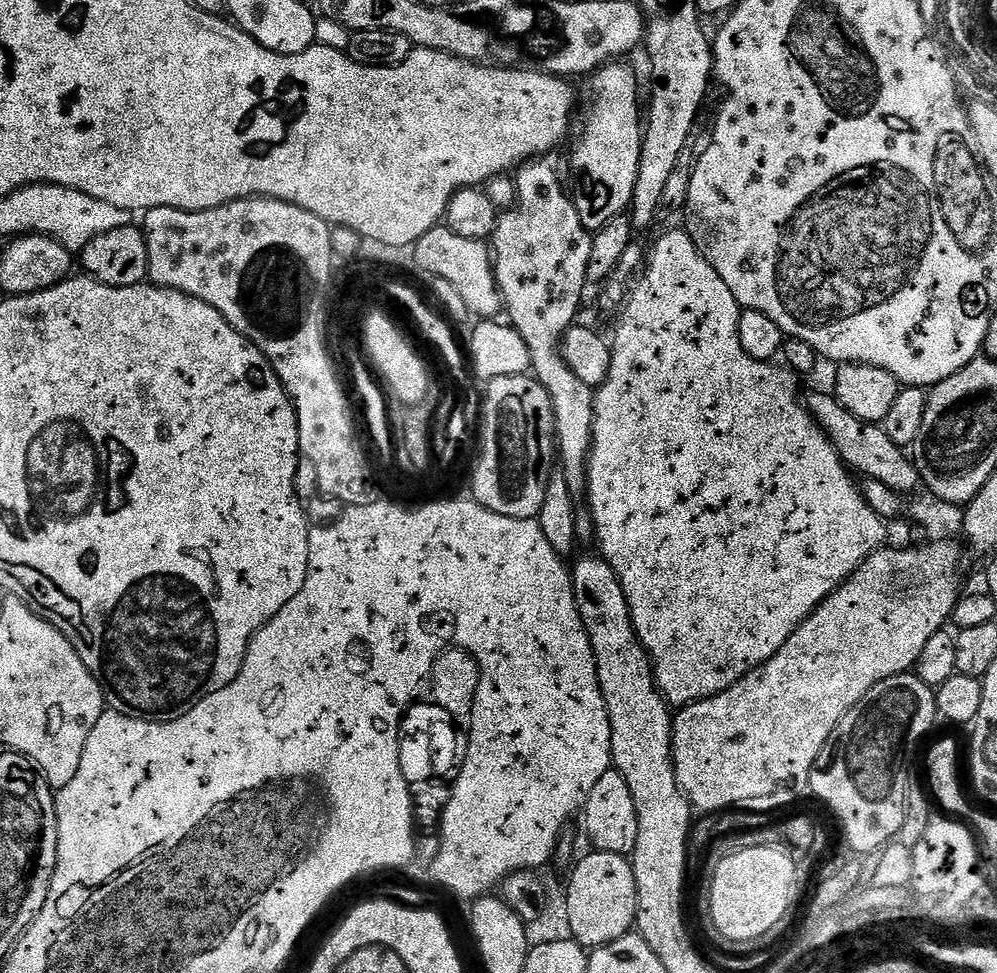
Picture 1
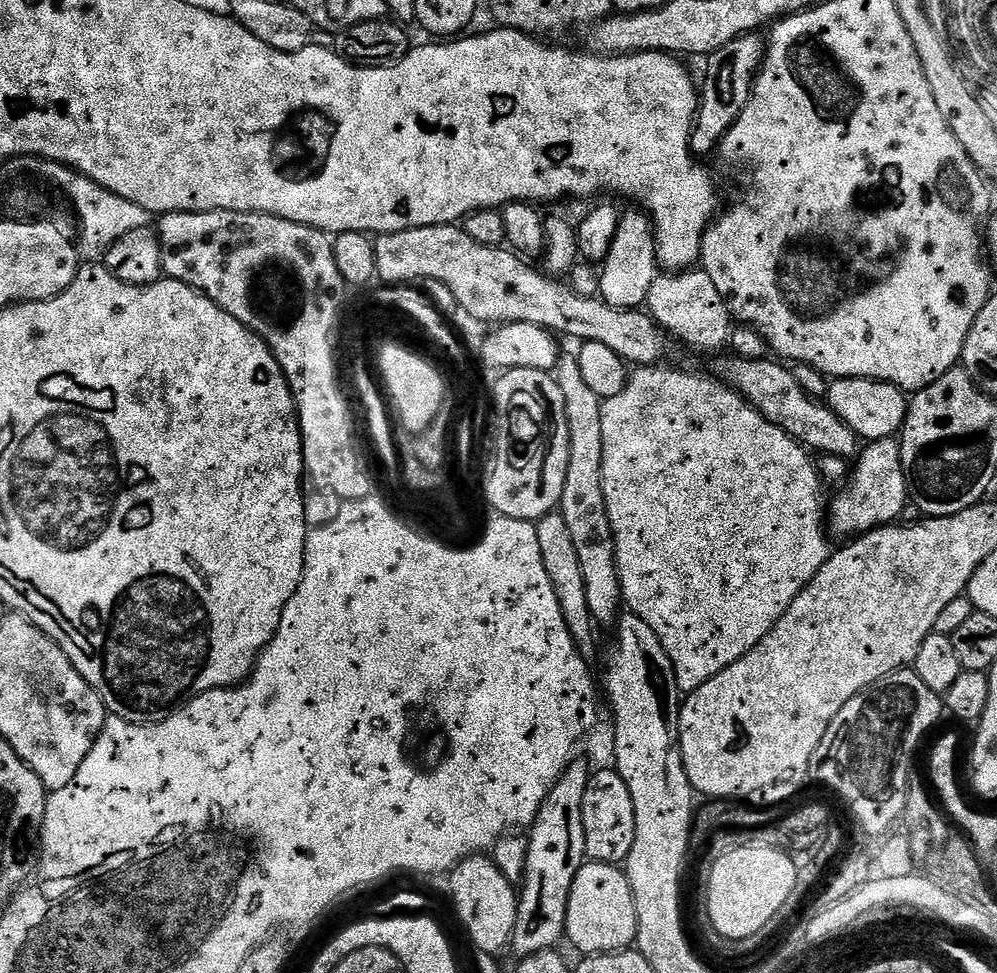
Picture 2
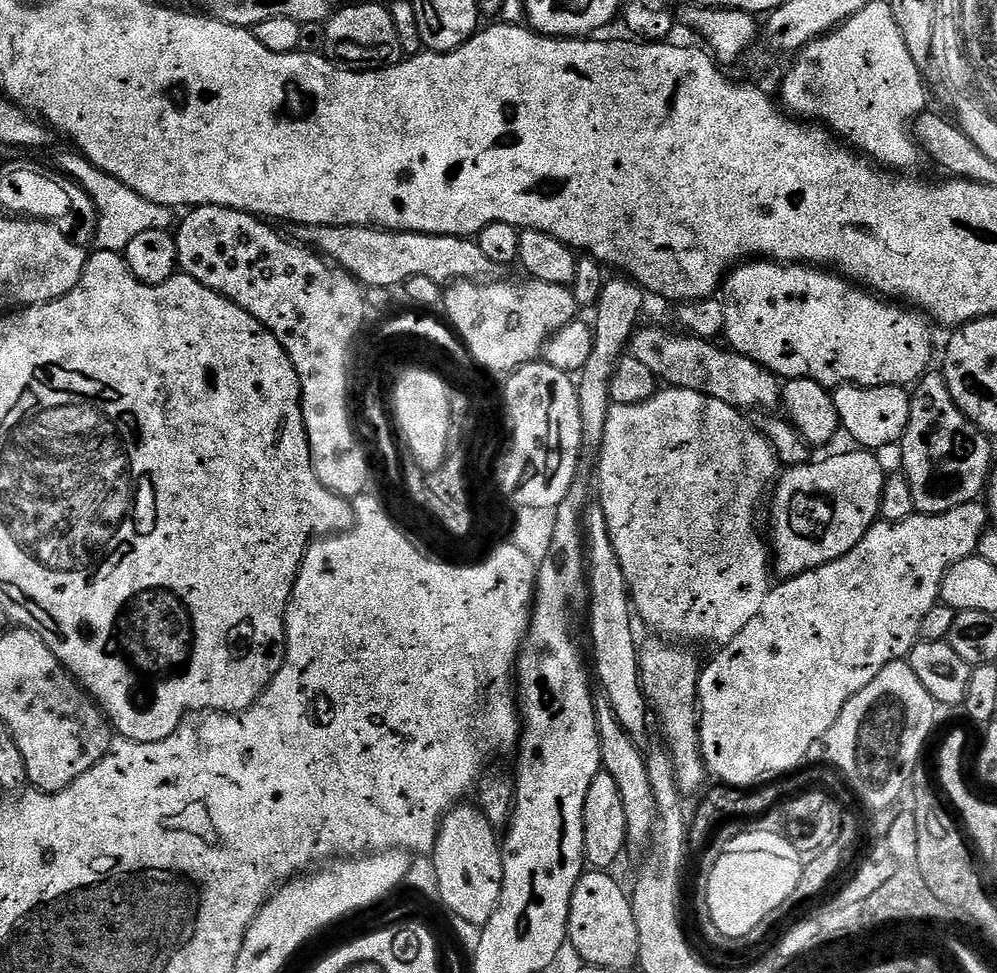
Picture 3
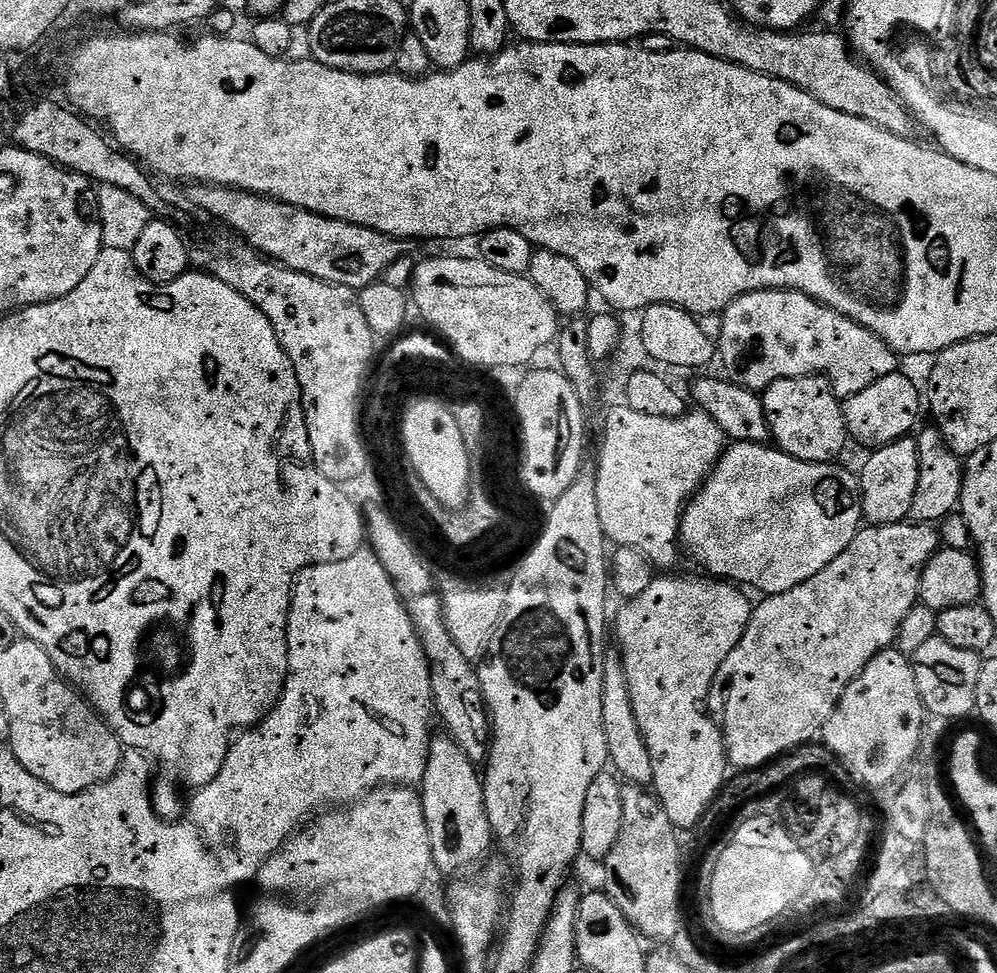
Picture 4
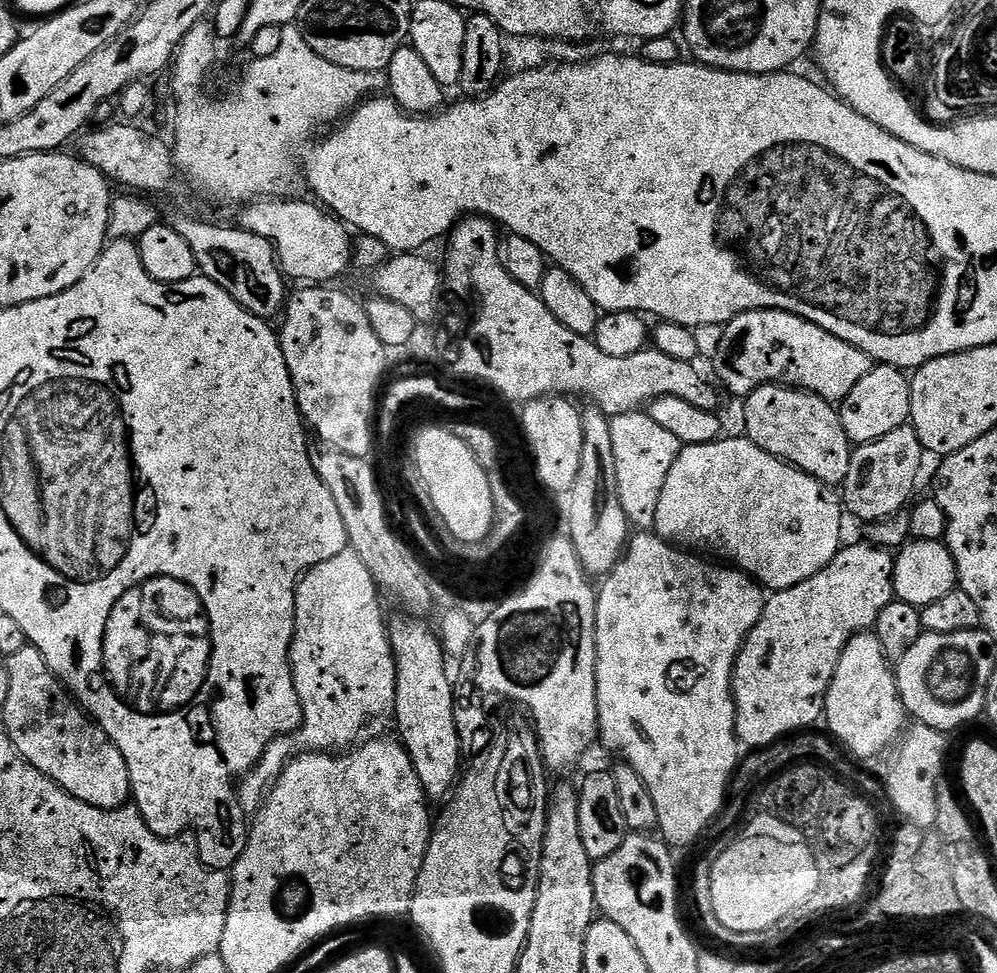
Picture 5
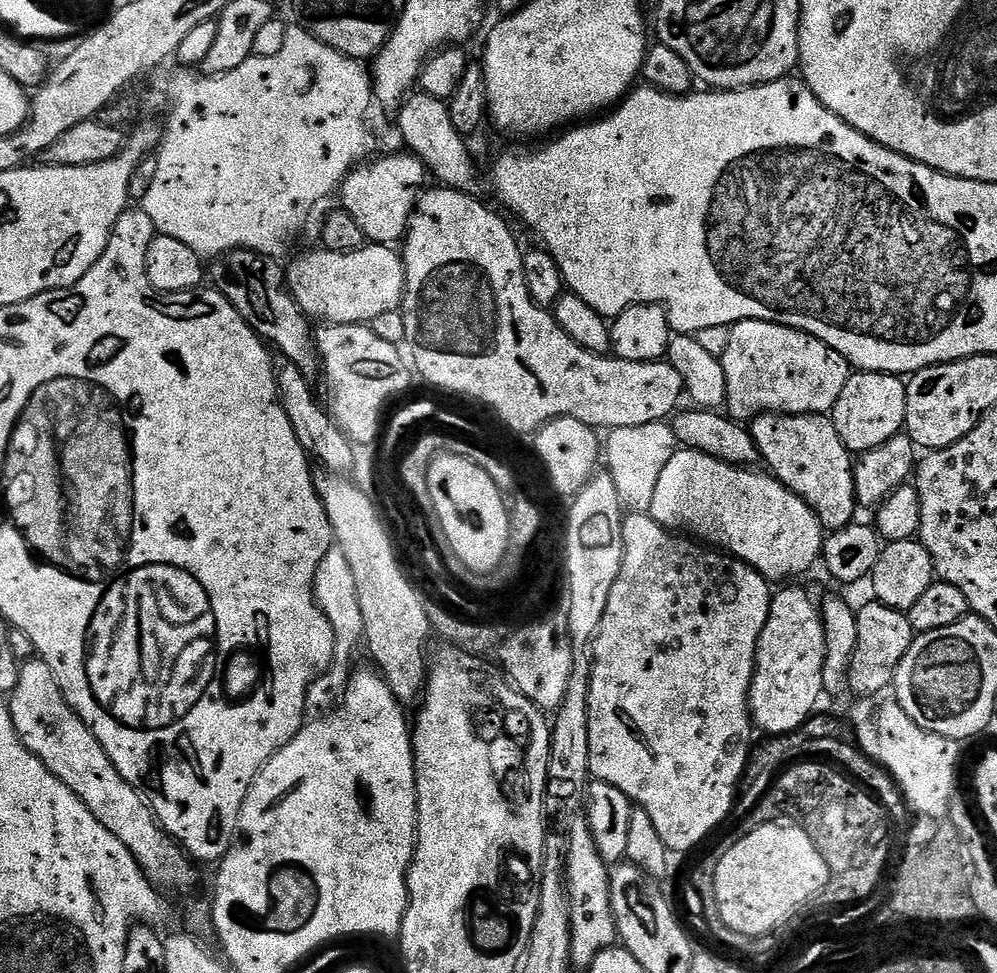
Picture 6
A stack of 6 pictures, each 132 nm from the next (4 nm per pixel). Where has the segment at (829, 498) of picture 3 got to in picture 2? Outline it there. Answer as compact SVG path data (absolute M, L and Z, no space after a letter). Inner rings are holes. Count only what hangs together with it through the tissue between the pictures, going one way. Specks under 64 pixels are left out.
M896 436L865 443L854 460L854 478L855 474L856 481L852 480L847 485L848 492L838 493L833 500L831 497L826 524L833 537L855 538L876 528L891 525L901 519L903 508L910 504L906 474L902 470L900 442Z

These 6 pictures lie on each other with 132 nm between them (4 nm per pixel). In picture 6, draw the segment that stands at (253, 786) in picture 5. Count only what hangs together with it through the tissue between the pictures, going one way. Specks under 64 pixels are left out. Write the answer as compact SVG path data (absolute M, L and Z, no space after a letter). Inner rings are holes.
M333 546L322 558L318 566L318 574L314 578L316 591L316 604L330 618L336 635L336 659L327 672L317 675L308 688L307 711L312 714L327 714L340 703L345 688L348 686L350 671L348 672L348 659L356 652L356 647L361 647L364 639L362 626L362 606L358 606L358 590L354 586L354 574L350 570L350 562L346 562L346 554Z

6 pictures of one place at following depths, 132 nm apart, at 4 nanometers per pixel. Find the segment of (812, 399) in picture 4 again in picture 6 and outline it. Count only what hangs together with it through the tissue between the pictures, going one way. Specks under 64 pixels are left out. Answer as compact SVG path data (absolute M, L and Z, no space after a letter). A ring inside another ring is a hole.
M768 412L765 415L756 416L750 424L750 431L752 437L755 440L755 444L759 448L760 457L763 463L767 466L767 469L774 475L774 477L780 480L784 485L787 486L791 492L798 494L802 497L805 502L815 511L816 516L819 518L819 522L825 528L825 531L836 531L838 529L844 529L848 524L855 521L854 516L856 510L858 511L858 503L856 501L856 490L854 480L854 458L848 448L842 442L842 438L838 435L837 427L834 426L832 419L829 415L782 415L780 413Z

